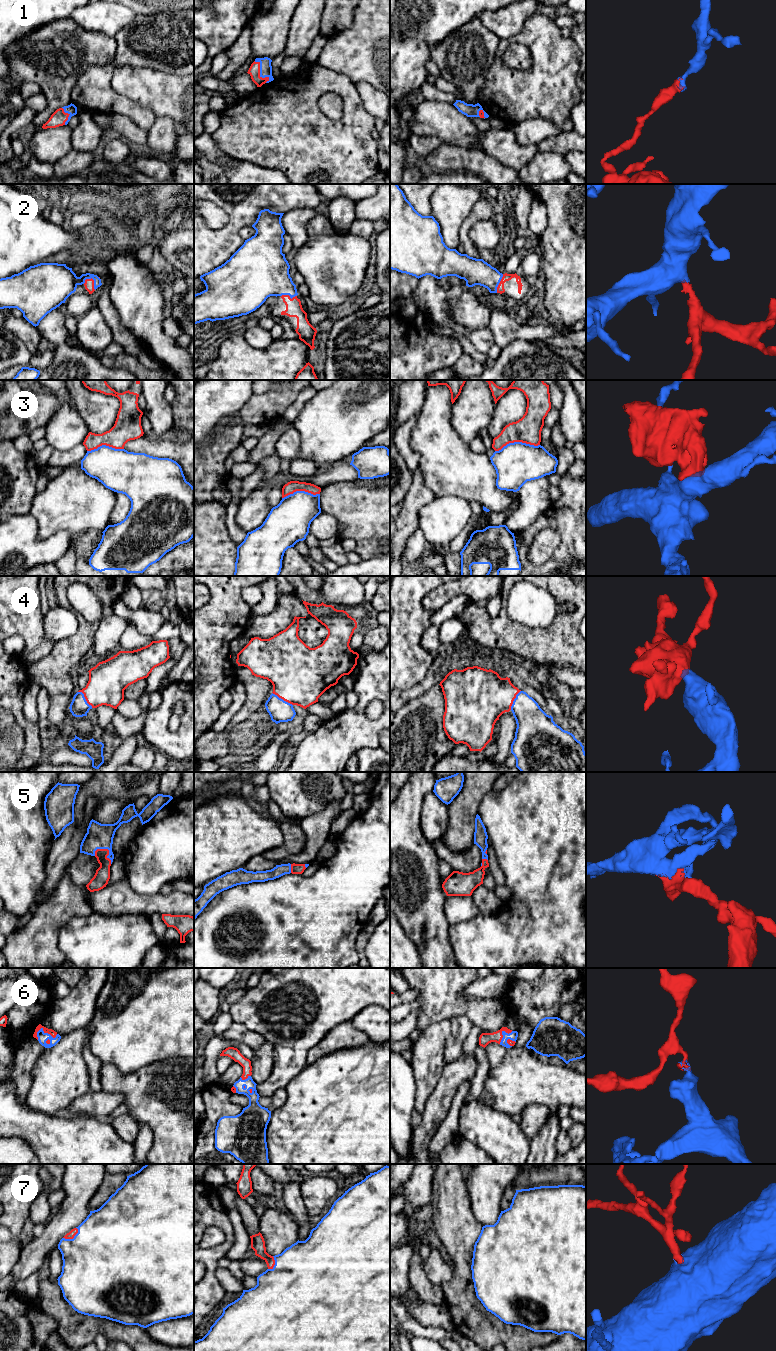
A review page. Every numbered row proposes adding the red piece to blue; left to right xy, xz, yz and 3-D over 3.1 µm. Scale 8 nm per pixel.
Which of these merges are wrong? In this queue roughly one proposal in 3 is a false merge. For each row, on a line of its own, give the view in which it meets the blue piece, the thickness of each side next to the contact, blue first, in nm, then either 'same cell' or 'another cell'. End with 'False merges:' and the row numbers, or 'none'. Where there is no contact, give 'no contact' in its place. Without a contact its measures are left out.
1: xz | 100/90 nm | same cell
2: xy | 220/80 nm | same cell
3: yz | 340/220 nm | another cell
4: xz | 180/460 nm | same cell
5: xy | 200/120 nm | same cell
6: xy | 80/50 nm | same cell
7: xy | 500/60 nm | same cell
False merges: 3

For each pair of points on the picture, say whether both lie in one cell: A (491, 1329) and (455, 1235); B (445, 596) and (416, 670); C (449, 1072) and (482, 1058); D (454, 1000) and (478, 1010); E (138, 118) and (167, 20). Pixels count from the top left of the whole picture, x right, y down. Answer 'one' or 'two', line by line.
A: one
B: two
C: two
D: one
E: one

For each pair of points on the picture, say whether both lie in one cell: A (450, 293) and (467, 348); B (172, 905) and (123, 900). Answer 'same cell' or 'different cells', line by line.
A: different cells
B: same cell

